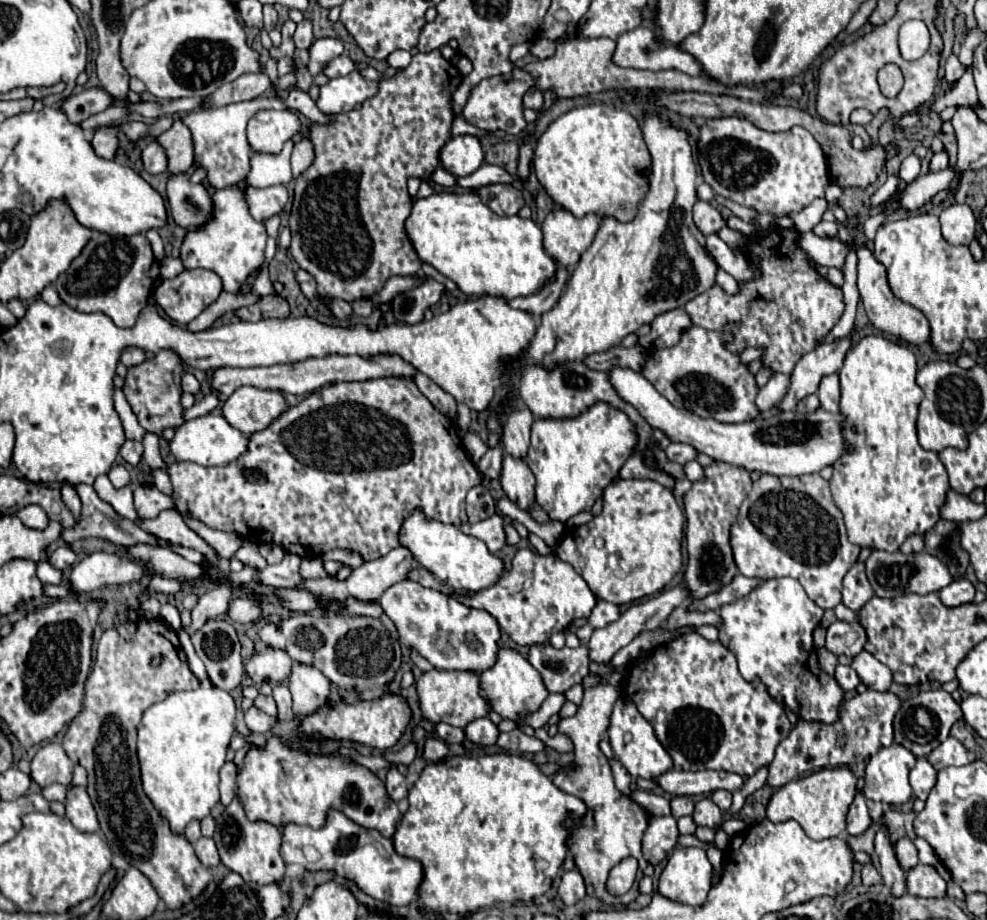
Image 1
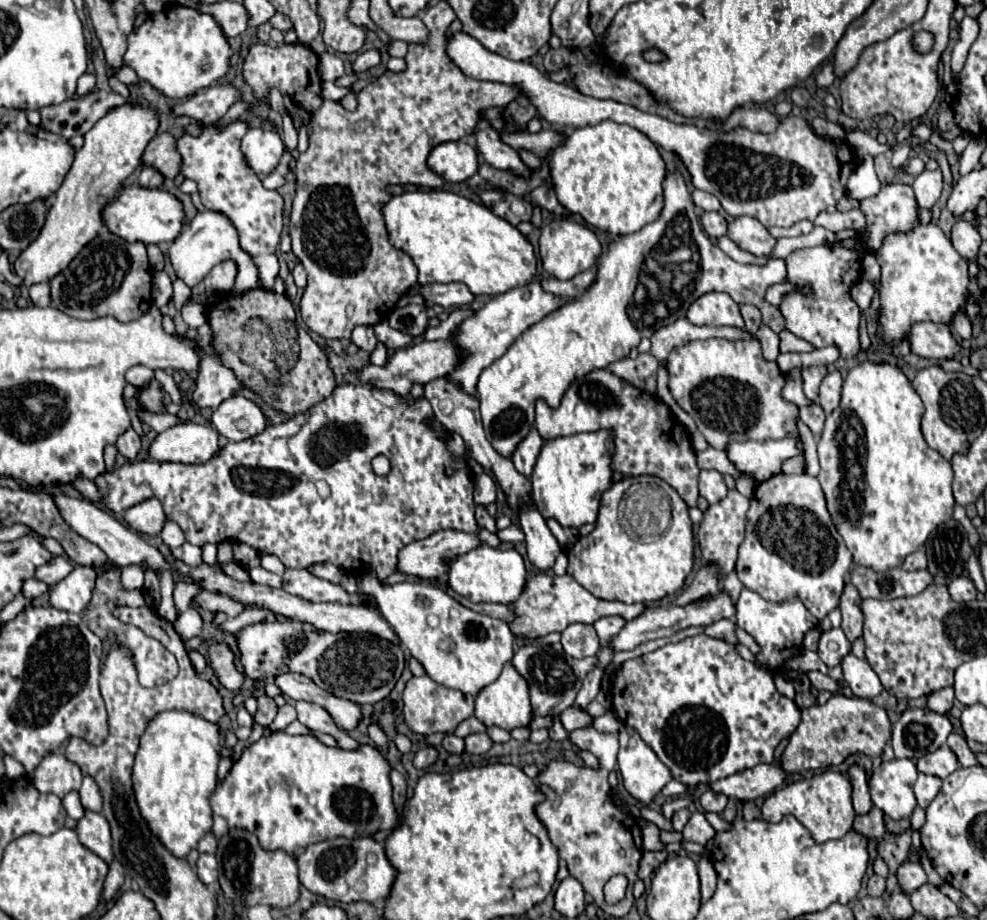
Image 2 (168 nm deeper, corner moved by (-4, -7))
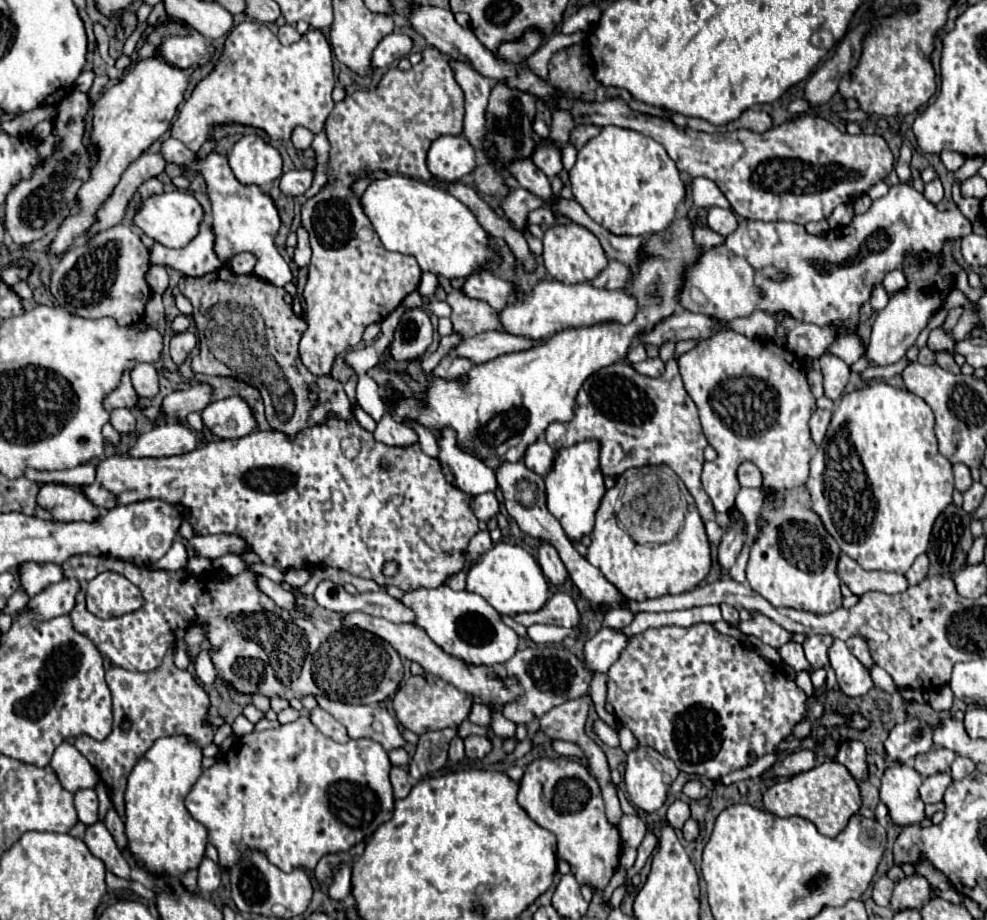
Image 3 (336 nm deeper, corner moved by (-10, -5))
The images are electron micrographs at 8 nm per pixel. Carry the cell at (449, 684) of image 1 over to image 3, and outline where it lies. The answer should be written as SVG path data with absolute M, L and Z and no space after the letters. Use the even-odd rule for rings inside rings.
M429 672L421 676L411 676L393 698L393 708L399 724L415 734L425 734L429 730L443 730L443 728L459 728L459 724L469 716L471 704L473 704L471 694L465 694L455 686L449 686L445 680Z

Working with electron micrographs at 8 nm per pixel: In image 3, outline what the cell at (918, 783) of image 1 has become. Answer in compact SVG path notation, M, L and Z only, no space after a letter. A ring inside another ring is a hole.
M933 774L933 776L927 776L919 788L919 794L921 794L921 800L925 804L935 804L935 802L941 802L943 800L943 794L947 790L947 786L951 784L951 774Z

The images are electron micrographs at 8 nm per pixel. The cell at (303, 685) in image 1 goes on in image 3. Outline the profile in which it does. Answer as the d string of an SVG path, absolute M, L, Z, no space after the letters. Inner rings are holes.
M315 706L313 710L309 710L309 718L311 722L331 740L335 742L349 742L349 734L345 730L345 726L341 722L337 722L329 712L325 712L323 708Z

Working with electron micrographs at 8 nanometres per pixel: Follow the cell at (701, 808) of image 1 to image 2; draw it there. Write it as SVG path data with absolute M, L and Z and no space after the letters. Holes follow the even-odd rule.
M693 812L693 816L689 818L689 822L683 828L683 838L689 842L697 842L697 844L707 844L713 836L715 830L713 826L705 820L705 816L701 812Z

